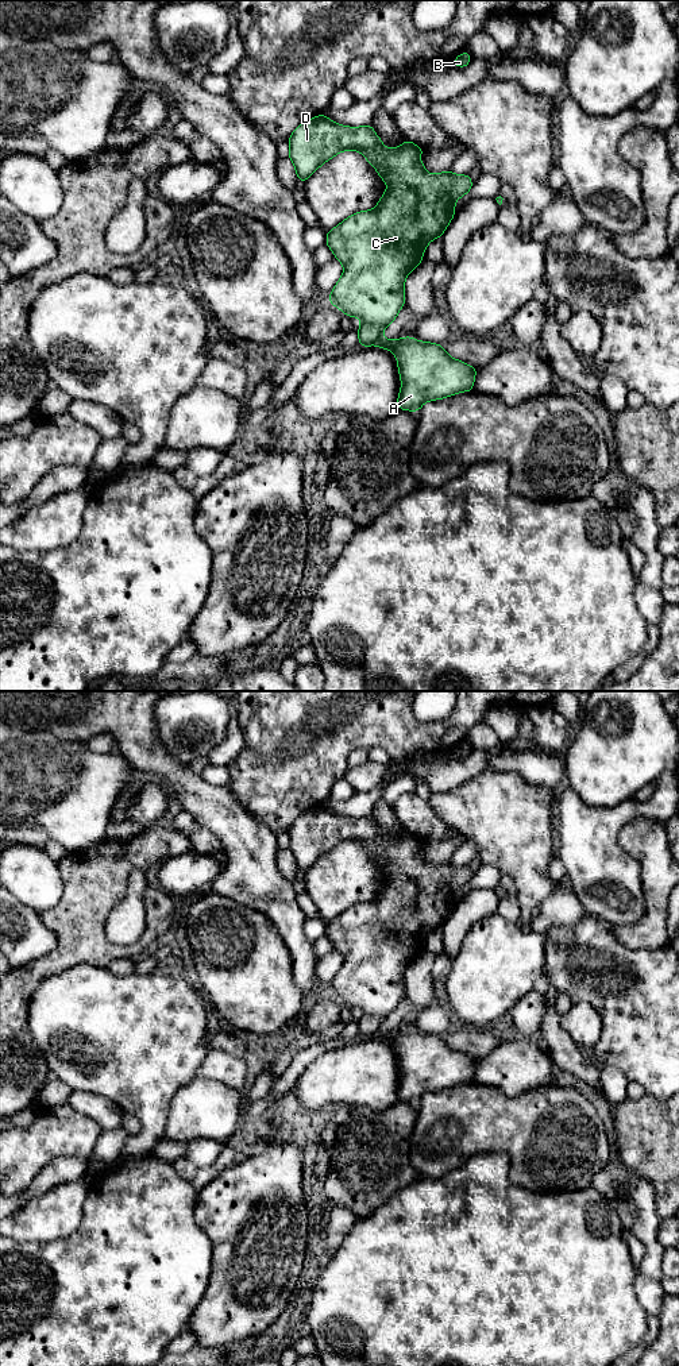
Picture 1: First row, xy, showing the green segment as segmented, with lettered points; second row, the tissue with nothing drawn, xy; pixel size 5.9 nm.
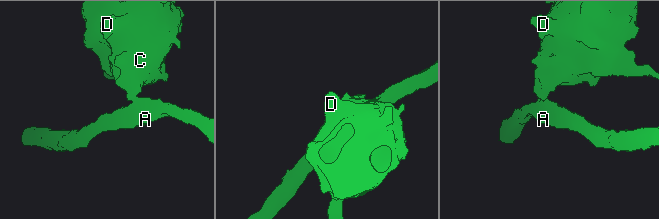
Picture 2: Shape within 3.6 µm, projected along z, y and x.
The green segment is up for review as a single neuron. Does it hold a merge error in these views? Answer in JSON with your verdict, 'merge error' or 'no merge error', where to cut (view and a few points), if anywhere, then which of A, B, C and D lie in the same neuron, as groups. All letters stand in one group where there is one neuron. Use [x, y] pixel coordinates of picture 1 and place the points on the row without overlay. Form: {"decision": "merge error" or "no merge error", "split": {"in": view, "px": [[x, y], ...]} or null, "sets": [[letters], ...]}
{"decision": "merge error", "split": {"in": "xy", "px": [[379, 1027], [374, 1034]]}, "sets": [["A"], ["B", "C", "D"]]}

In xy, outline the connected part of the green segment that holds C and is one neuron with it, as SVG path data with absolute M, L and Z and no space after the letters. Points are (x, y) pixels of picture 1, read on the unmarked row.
M317 806L301 814L289 827L289 849L300 873L306 872L324 853L346 841L359 842L377 860L387 881L377 898L351 906L327 923L325 935L344 957L339 973L328 992L350 1008L359 1008L358 1027L362 1038L377 1034L385 1019L396 1012L405 995L404 975L408 965L423 953L423 945L431 931L441 929L455 907L455 892L472 877L468 865L455 867L452 861L428 865L420 852L425 842L410 831L402 837L386 840L371 815L346 818Z

